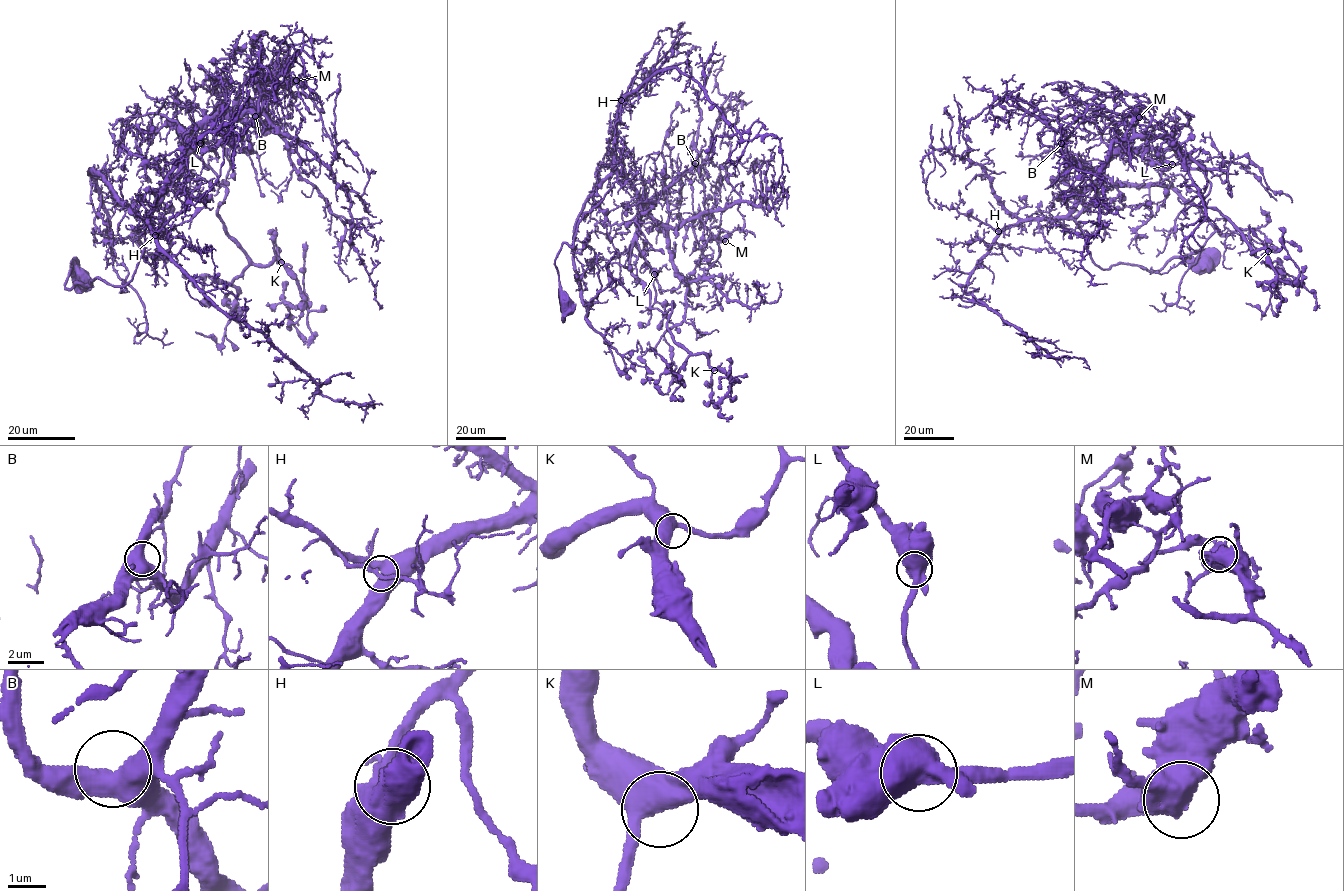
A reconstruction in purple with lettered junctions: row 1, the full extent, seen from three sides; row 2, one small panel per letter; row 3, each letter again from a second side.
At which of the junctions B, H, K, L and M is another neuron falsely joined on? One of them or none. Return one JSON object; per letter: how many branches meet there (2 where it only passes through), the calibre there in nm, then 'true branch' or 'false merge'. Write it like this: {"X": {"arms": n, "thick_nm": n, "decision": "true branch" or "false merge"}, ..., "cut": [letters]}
{"B": {"arms": 3, "thick_nm": 500, "decision": "true branch"}, "H": {"arms": 3, "thick_nm": 500, "decision": "true branch"}, "K": {"arms": 3, "thick_nm": 480, "decision": "true branch"}, "L": {"arms": 3, "thick_nm": 550, "decision": "true branch"}, "M": {"arms": 3, "thick_nm": 500, "decision": "false merge"}, "cut": ["M"]}

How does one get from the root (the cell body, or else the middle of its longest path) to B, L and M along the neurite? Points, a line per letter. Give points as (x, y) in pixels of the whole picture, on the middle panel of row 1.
B: (566, 304), (556, 255), (564, 243), (573, 245), (579, 221), (613, 186), (617, 174), (643, 203), (695, 163)
L: (566, 304), (556, 255), (564, 243), (573, 245), (579, 221), (617, 173), (638, 196), (636, 242), (655, 274)
M: (566, 304), (556, 255), (573, 245), (579, 221), (617, 173), (655, 219), (681, 227), (698, 218), (725, 241)

